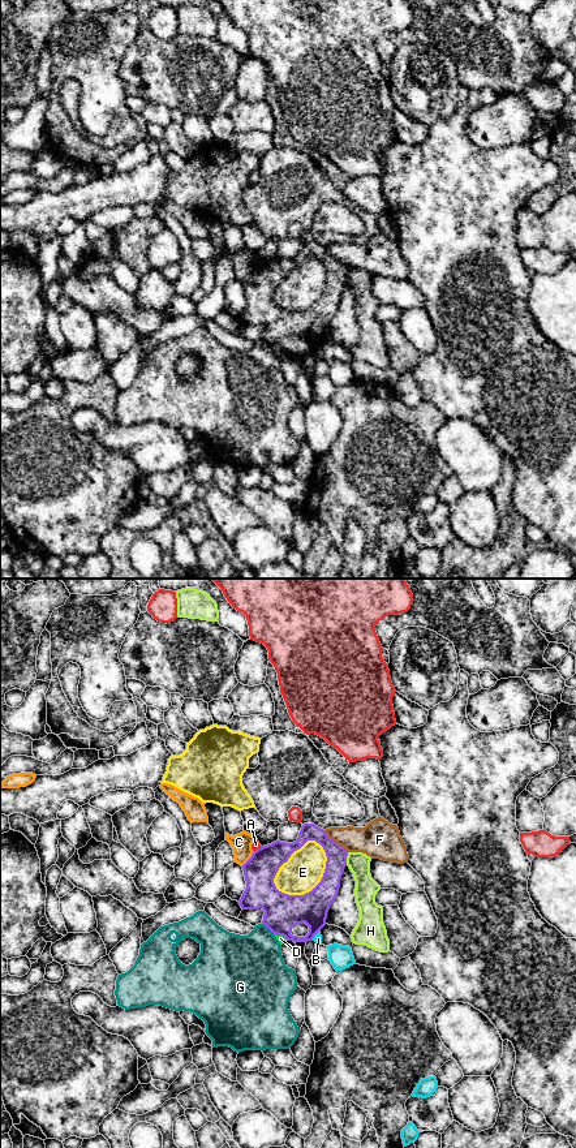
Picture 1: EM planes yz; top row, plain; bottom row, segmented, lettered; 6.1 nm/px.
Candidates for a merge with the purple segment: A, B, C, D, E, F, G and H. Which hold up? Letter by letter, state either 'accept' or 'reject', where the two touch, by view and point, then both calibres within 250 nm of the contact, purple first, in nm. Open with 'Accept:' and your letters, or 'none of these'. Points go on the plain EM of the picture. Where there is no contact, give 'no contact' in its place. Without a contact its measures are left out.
Accept: none of these
A: reject; meets purple in yz at (258, 265); 200 nm thick on the purple side, 50 nm on the other
B: reject; meets purple in yz at (316, 349); 220 nm thick on the purple side, 50 nm on the other
C: reject; meets purple in yz at (249, 275); 200 nm thick on the purple side, 120 nm on the other
D: reject; meets purple in yz at (280, 351); 220 nm thick on the purple side, 50 nm on the other
E: reject; meets purple in yz at (286, 278); 200 nm thick on the purple side, 240 nm on the other
F: reject; meets purple in yz at (335, 258); 130 nm thick on the purple side, 220 nm on the other
G: reject; meets purple in yz at (269, 344); 220 nm thick on the purple side, 380 nm on the other
H: reject; meets purple in yz at (345, 275); 150 nm thick on the purple side, 140 nm on the other

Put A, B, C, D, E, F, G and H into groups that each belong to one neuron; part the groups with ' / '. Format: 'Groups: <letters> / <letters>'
Groups: A / B / C / D / E / F / G / H

